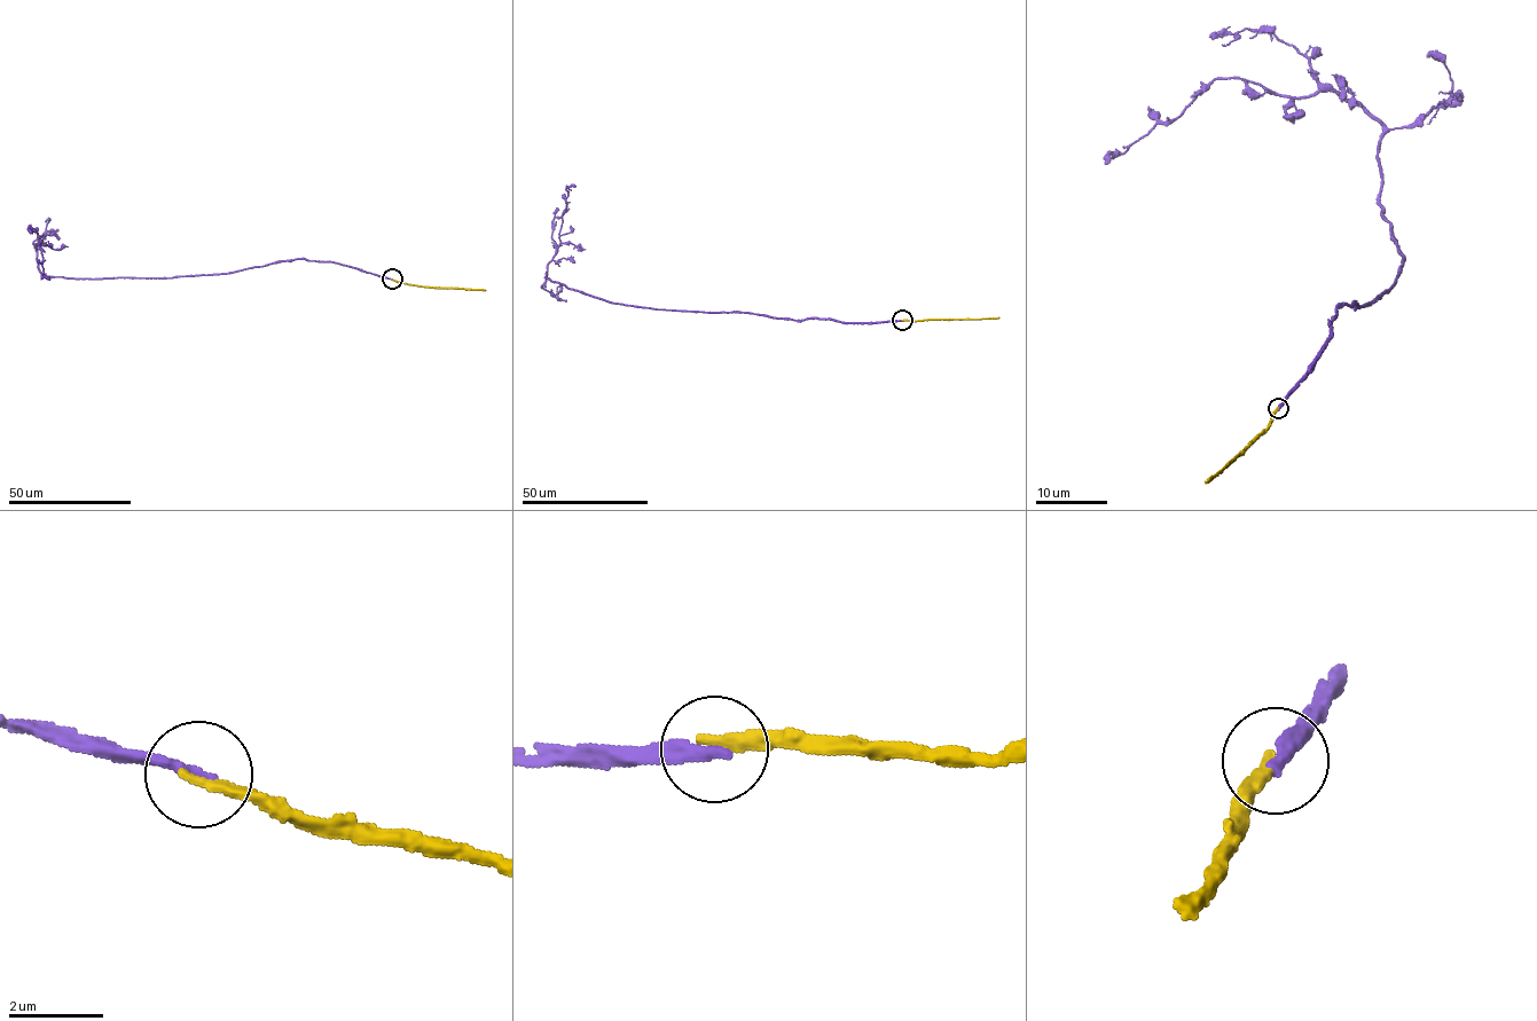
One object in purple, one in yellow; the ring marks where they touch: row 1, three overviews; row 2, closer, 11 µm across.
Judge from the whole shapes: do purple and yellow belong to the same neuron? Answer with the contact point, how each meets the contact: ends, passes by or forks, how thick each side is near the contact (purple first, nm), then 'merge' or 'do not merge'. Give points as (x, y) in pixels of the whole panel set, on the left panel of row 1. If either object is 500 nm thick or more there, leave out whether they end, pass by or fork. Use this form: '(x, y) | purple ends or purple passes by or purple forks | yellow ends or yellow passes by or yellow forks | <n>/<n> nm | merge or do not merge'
(392, 279) | purple ends | yellow ends | 300/240 nm | merge

